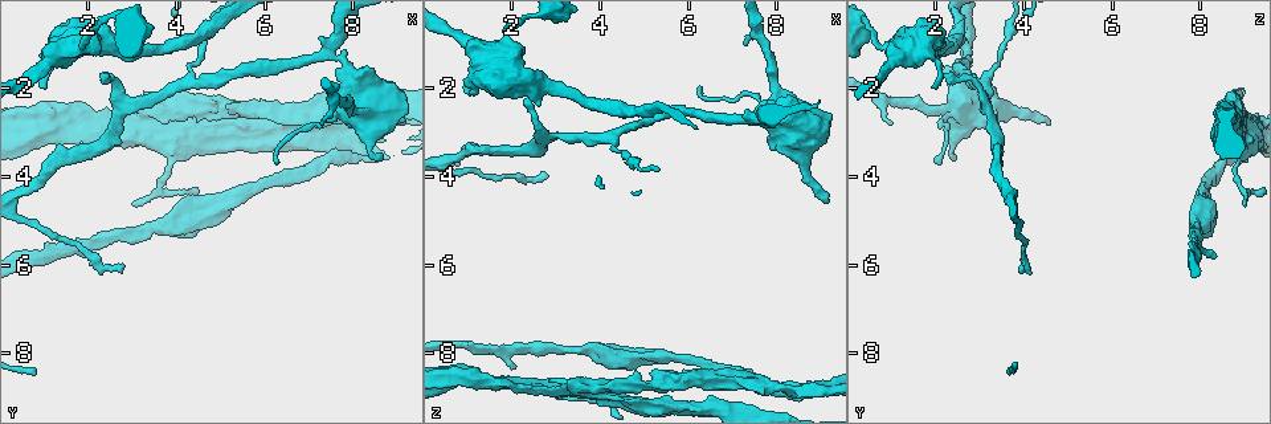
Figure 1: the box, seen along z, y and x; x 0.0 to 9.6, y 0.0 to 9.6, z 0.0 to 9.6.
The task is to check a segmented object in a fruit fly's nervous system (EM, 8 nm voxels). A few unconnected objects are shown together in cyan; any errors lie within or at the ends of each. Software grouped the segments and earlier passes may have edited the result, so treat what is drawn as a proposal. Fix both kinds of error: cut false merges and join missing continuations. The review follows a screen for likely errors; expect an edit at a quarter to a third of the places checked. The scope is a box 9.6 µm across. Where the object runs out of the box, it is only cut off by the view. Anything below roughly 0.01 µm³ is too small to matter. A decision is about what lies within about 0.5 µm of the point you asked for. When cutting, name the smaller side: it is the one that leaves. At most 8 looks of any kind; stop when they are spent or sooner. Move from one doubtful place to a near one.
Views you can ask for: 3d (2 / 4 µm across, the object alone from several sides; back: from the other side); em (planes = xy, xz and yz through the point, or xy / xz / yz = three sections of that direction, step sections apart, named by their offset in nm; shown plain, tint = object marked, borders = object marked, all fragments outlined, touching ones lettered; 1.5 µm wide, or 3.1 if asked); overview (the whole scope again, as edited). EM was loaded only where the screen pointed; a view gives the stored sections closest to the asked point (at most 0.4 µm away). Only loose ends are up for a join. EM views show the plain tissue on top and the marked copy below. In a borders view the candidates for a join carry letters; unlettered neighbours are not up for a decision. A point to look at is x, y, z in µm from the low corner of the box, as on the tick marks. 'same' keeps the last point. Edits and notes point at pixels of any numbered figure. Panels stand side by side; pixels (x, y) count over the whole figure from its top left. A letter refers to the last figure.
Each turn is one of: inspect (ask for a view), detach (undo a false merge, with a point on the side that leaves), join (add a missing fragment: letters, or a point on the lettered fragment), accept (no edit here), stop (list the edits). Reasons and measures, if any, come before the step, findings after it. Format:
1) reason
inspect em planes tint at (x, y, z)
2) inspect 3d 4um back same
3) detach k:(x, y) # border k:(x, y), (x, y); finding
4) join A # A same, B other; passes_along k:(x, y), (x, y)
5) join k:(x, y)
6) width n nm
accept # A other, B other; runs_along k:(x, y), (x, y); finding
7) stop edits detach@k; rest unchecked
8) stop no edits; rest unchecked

inspect em planes borders at (2.70, 6.20, 3.90)

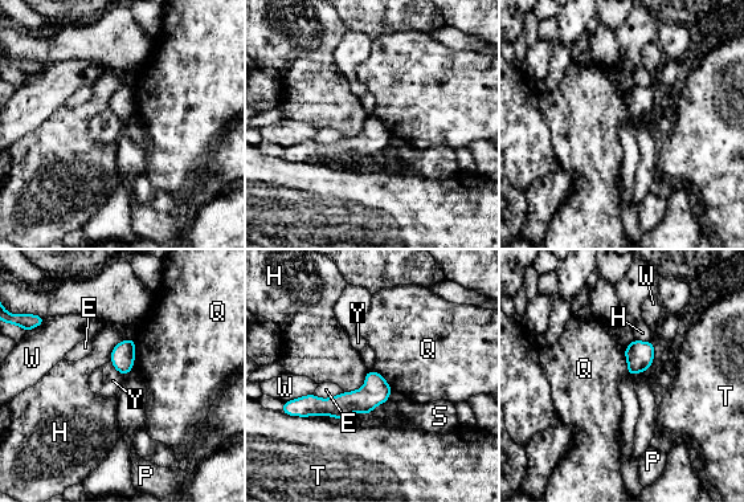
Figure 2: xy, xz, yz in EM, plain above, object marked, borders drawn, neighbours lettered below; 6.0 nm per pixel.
accept # E other, H other, P other, Q other, S other, T other, W other, Y other; runs_along 2:(387, 390), (342, 405), (301, 405); no lettered fragment goes on from it

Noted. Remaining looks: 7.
calibre changes
inspect 3d 4um at (3.85, 5.15, 7.90)

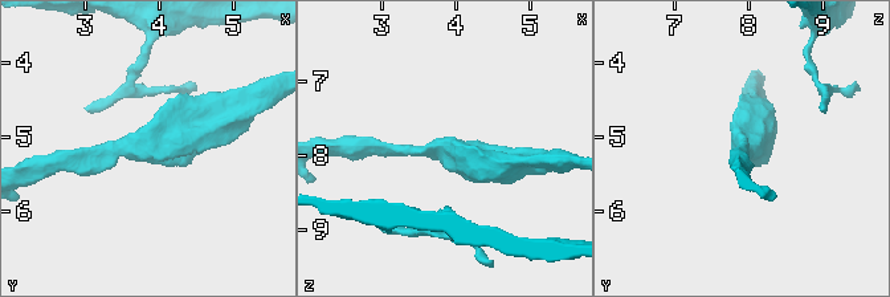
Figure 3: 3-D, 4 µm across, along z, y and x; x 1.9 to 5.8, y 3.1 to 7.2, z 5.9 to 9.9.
arm_widths 190, 480 nm
inspect em xy step 8 tint at (3.80, 5.15, 7.95)

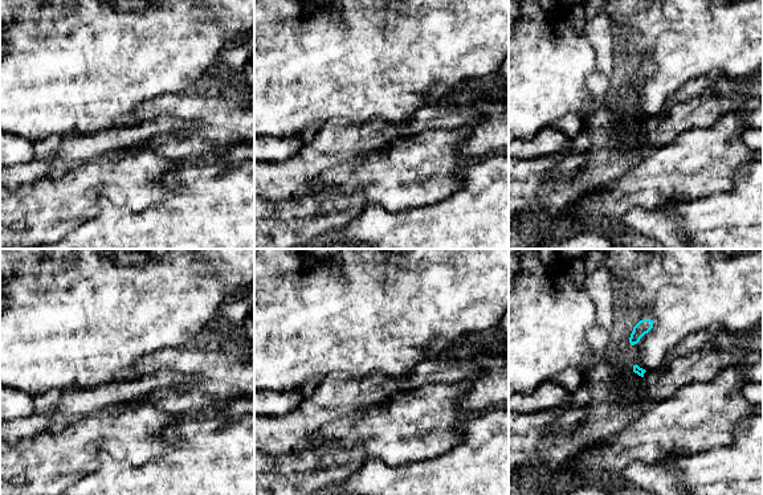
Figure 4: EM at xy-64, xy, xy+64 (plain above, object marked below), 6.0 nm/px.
inspect em xz step 8 borders same

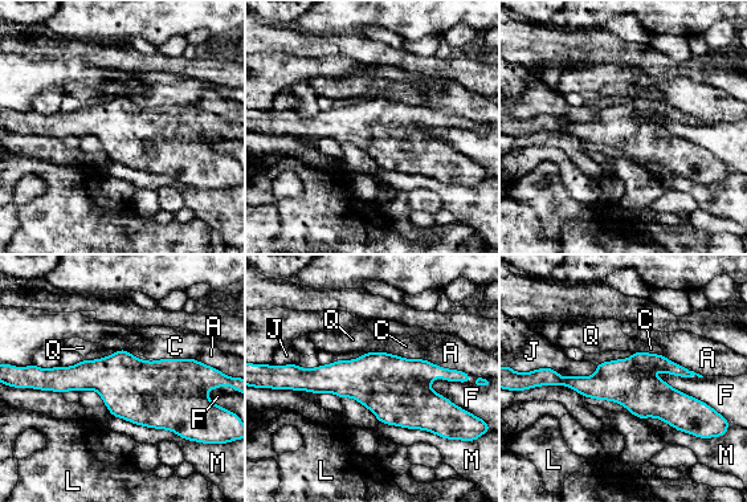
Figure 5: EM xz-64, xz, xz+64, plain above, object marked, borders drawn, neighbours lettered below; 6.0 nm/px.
longest_contact M 420 nm
accept # A other, C other, F other, J other, L other, M other, Q other; one neuron here

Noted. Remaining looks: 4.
thin neck
inspect 3d 4um at (7.60, 1.25, 2.75)

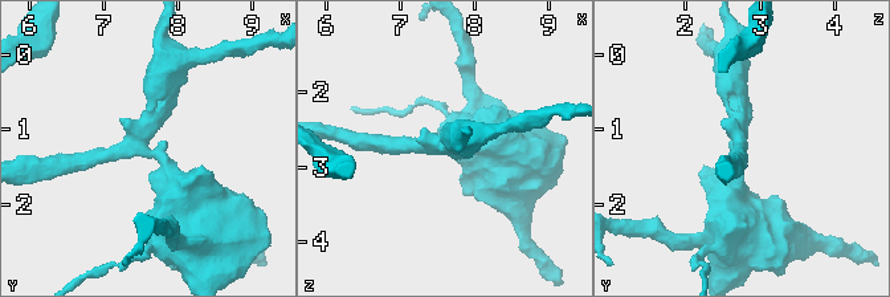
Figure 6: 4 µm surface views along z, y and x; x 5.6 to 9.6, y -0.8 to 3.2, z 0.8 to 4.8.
arms 3; arm_widths 220, 300, 500 nm; shape alone is not enough
inspect em planes borders at (7.50, 1.25, 2.70)

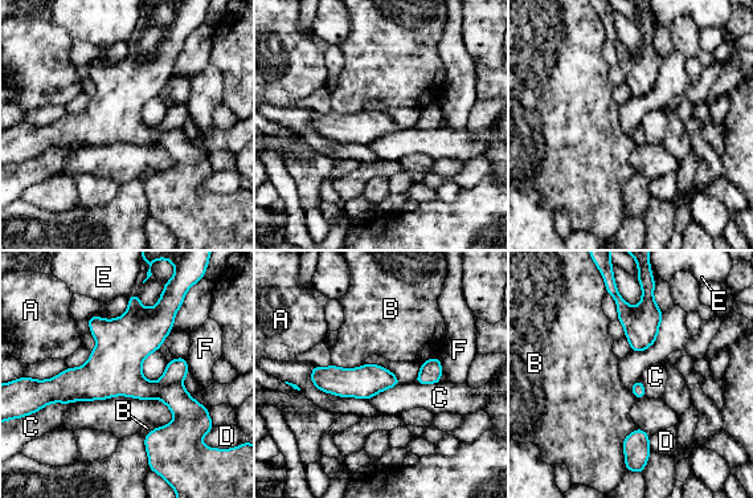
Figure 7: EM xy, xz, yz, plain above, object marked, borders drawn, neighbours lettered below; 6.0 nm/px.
detach 7:(129, 380) # A other, B other, C other, D other, E other, F other; two neurons meet here

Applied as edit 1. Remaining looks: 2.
stop edits detach@7; rest unchecked

